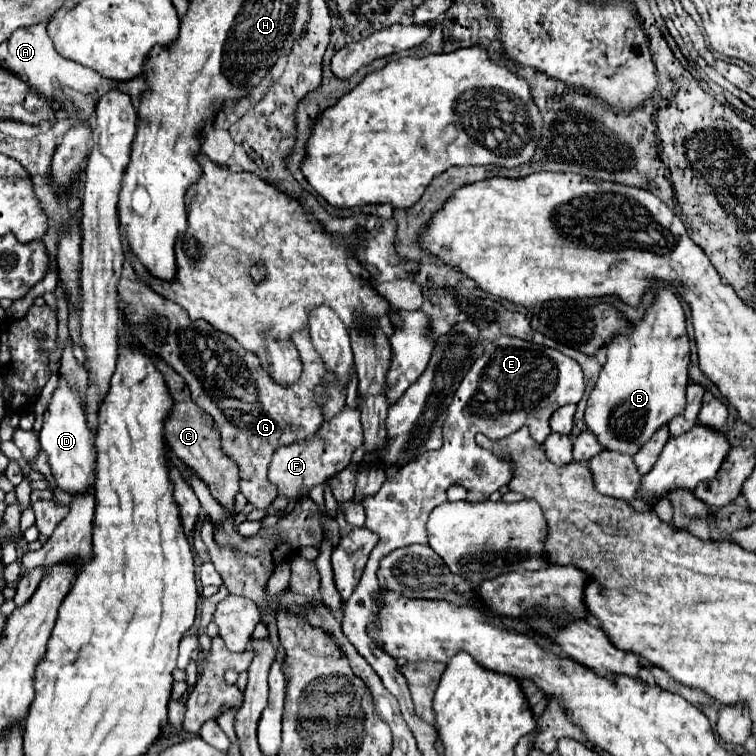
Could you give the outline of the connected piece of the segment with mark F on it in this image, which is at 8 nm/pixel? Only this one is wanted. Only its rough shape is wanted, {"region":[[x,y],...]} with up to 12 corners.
{"region":[[361,393],[313,437],[275,451],[269,479],[297,497],[363,443]]}

